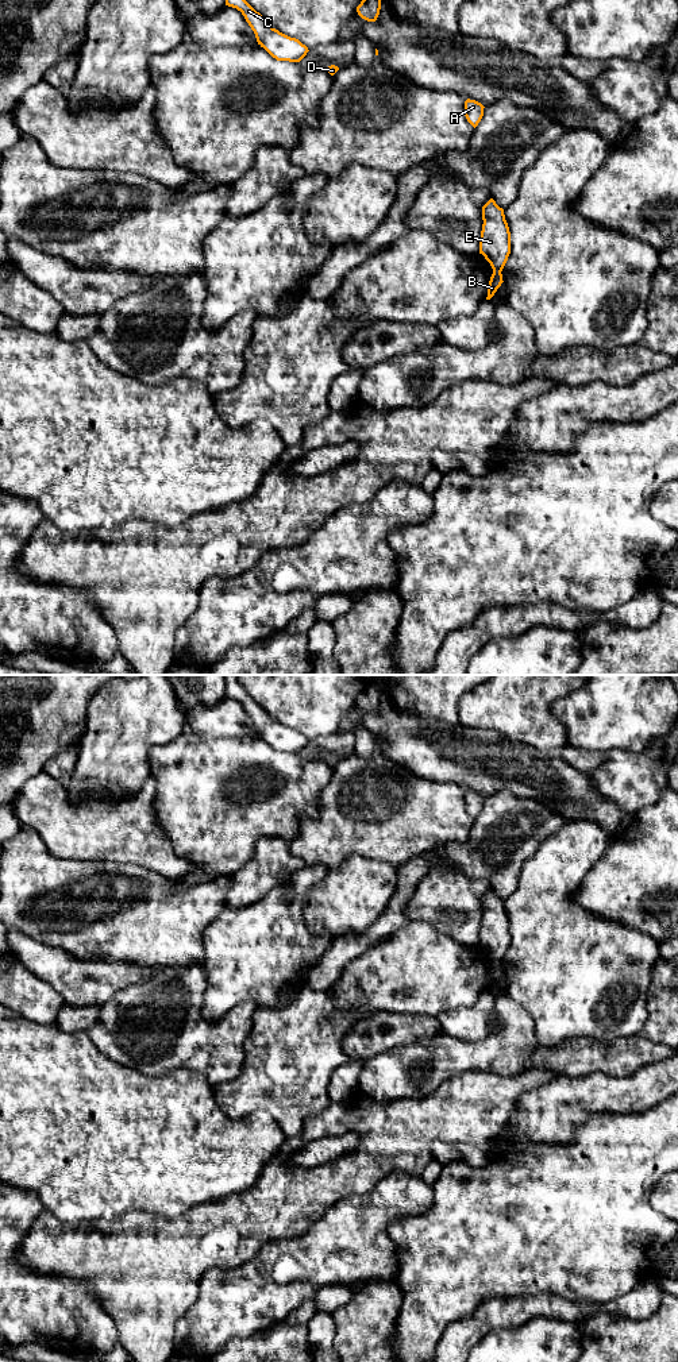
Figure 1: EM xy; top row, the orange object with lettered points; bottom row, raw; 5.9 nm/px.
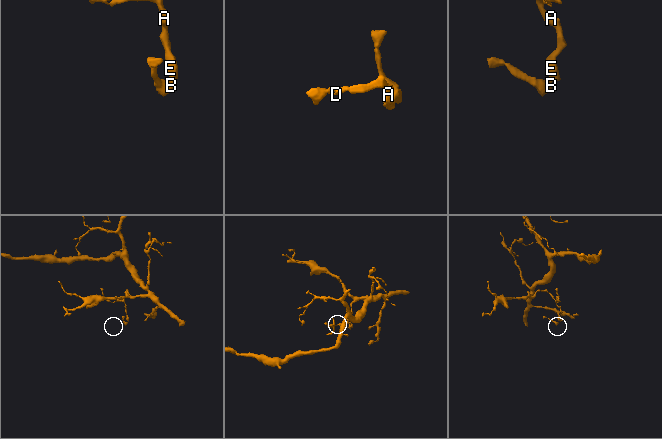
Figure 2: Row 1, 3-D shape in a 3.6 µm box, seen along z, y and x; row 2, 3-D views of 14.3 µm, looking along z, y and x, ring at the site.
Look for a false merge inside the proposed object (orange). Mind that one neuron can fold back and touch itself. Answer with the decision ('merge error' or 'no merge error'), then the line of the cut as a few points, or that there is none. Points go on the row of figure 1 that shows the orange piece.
merge error; cut xy (493, 269), (500, 271)

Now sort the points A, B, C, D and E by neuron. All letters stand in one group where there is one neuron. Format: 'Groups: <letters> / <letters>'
Groups: A C D E / B

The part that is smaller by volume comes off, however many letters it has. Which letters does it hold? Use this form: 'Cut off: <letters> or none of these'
Cut off: B

